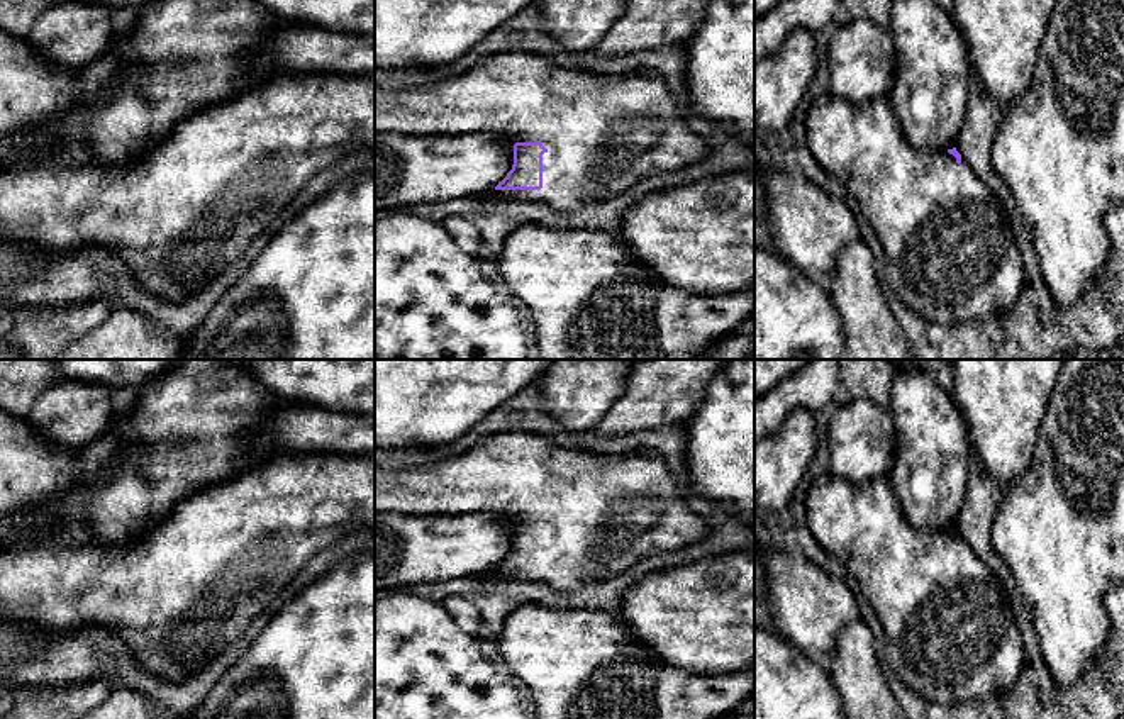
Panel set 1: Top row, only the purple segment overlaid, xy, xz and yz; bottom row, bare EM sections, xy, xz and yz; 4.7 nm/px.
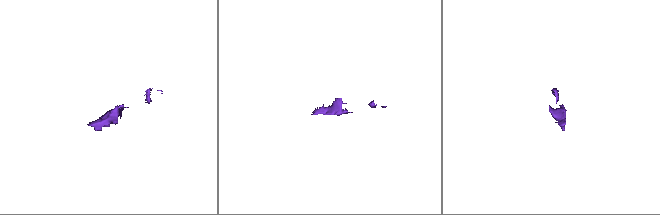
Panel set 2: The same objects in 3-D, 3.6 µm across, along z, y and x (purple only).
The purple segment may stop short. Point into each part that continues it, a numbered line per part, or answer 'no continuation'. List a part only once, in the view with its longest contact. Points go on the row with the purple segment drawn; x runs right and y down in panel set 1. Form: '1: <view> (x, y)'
1: xz (604, 131)

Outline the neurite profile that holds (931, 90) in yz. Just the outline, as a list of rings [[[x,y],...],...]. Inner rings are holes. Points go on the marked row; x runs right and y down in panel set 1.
[[[892,0],[888,31],[897,53],[888,98],[904,136],[915,149],[953,149],[966,115],[971,80],[968,47],[956,22],[936,0]]]

